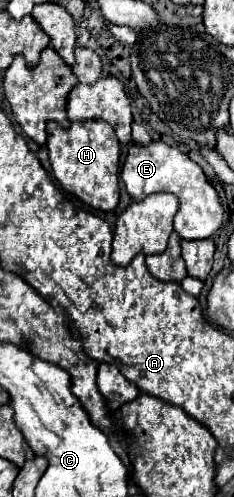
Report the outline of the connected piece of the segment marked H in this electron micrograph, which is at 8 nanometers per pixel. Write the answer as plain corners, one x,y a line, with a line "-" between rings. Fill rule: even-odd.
104,120
92,122
72,122
68,130
56,122
48,122
48,142
52,174
59,185
78,196
82,202
96,210
114,210
120,198
118,188
118,166
120,166
120,142
112,126

